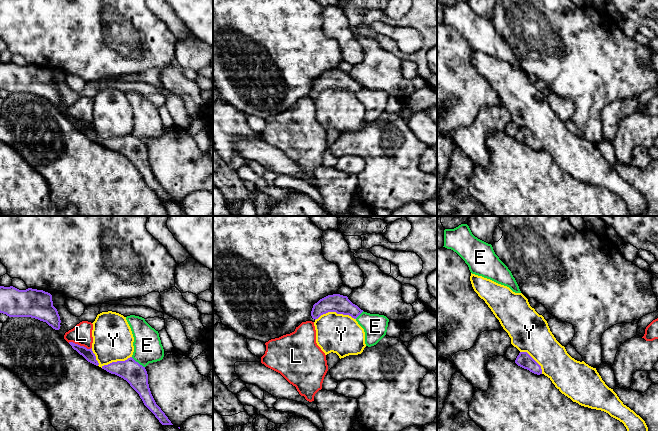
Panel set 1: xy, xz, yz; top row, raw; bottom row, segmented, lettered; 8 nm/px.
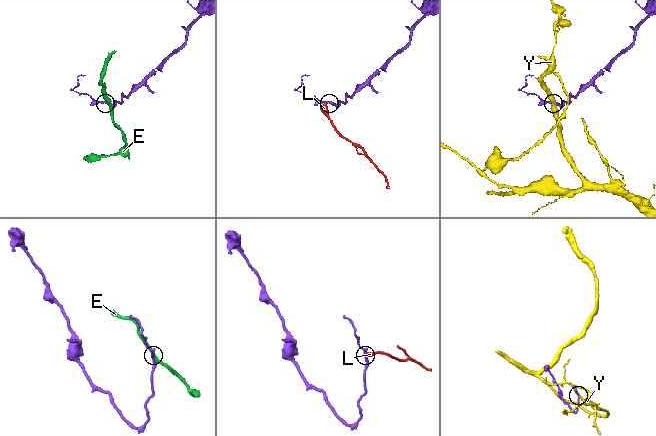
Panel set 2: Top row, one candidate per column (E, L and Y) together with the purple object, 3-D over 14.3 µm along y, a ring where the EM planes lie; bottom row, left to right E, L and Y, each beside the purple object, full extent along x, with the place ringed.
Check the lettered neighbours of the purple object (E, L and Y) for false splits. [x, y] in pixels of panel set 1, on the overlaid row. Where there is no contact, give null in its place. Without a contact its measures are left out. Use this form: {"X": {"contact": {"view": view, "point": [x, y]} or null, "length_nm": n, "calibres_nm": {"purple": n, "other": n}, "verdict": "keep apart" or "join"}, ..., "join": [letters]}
{"E": {"contact": {"view": "xy", "point": [137, 362]}, "length_nm": 140, "calibres_nm": {"purple": 180, "other": 220}, "verdict": "keep apart"}, "L": {"contact": {"view": "xy", "point": [79, 345]}, "length_nm": 200, "calibres_nm": {"purple": 90, "other": 170}, "verdict": "keep apart"}, "Y": {"contact": {"view": "xz", "point": [335, 311]}, "length_nm": 320, "calibres_nm": {"purple": 150, "other": 320}, "verdict": "keep apart"}, "join": []}

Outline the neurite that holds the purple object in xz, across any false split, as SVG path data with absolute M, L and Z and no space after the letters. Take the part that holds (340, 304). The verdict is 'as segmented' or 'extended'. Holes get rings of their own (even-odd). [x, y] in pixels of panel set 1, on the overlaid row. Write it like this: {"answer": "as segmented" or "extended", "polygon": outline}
{"answer": "as segmented", "polygon": "M333 294L326 296L315 303L311 311L311 316L316 320L321 315L328 312L349 315L356 319L363 312L363 310L353 304L347 296Z"}

